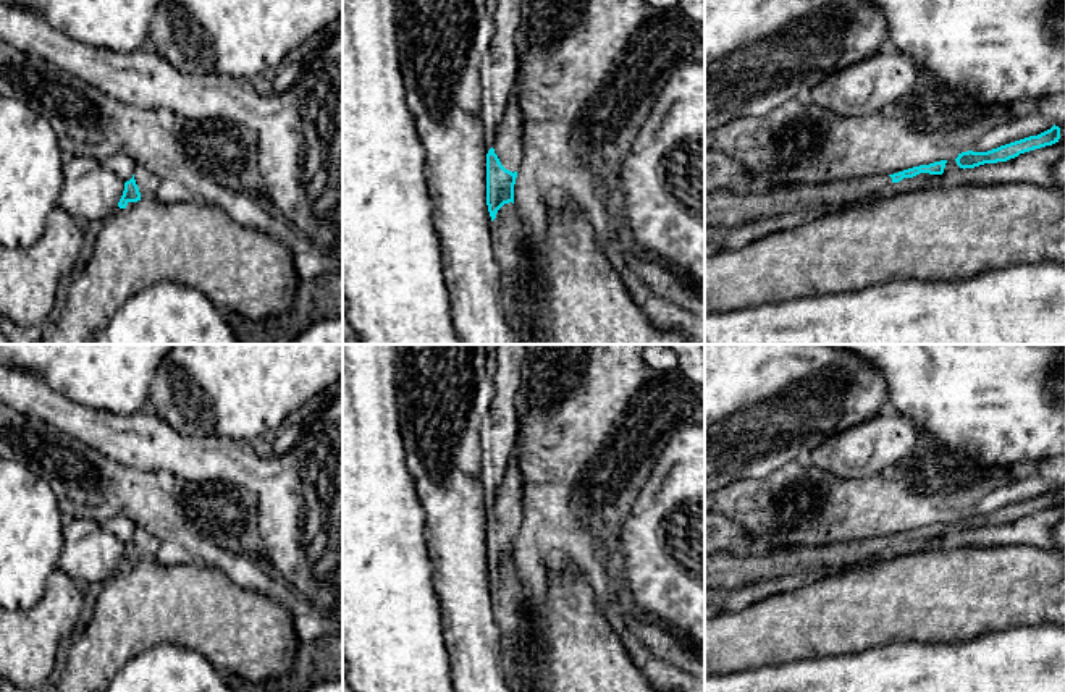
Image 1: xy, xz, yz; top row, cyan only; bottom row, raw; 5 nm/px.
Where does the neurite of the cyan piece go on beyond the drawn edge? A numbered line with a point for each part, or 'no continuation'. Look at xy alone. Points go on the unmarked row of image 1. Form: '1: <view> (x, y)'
1: xy (146, 542)

